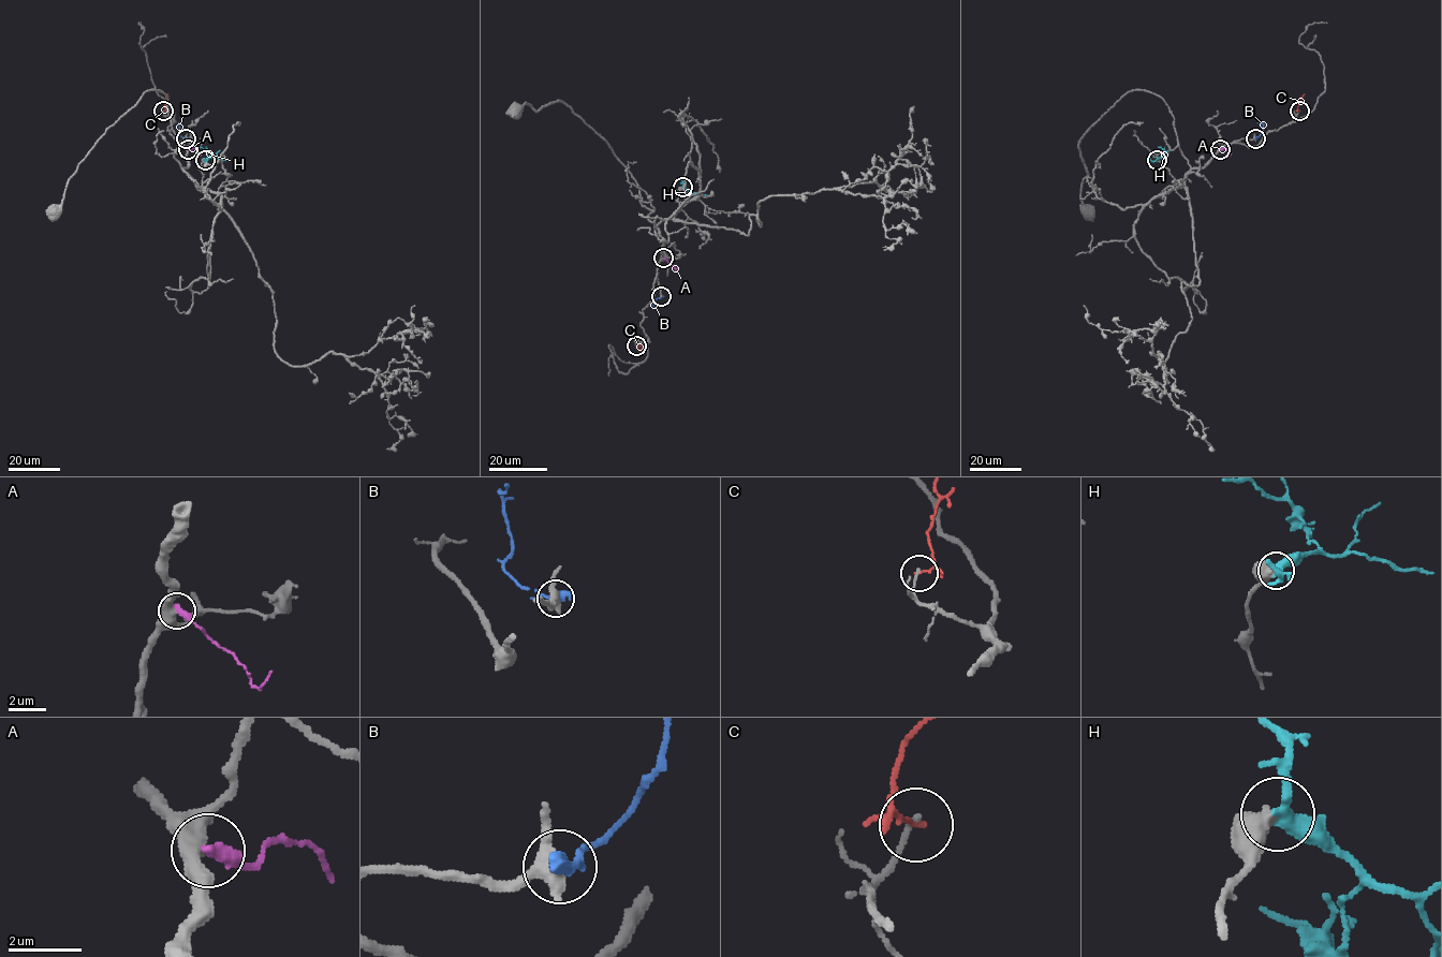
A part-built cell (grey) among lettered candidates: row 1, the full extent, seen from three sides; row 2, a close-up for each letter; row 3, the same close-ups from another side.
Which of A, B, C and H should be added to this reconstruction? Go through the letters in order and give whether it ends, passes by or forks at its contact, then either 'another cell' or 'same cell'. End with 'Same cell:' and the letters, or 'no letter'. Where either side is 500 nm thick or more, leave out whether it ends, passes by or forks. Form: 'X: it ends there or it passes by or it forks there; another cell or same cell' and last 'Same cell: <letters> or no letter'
A: it ends there; another cell
B: it passes by; another cell
C: it ends there; another cell
H: another cell
Same cell: no letter

